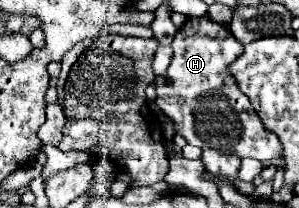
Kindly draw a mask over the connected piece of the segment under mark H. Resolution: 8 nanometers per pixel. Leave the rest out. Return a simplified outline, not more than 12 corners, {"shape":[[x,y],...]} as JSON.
{"shape":[[189,18],[155,78],[157,106],[193,146],[283,156],[229,64],[241,42]]}

